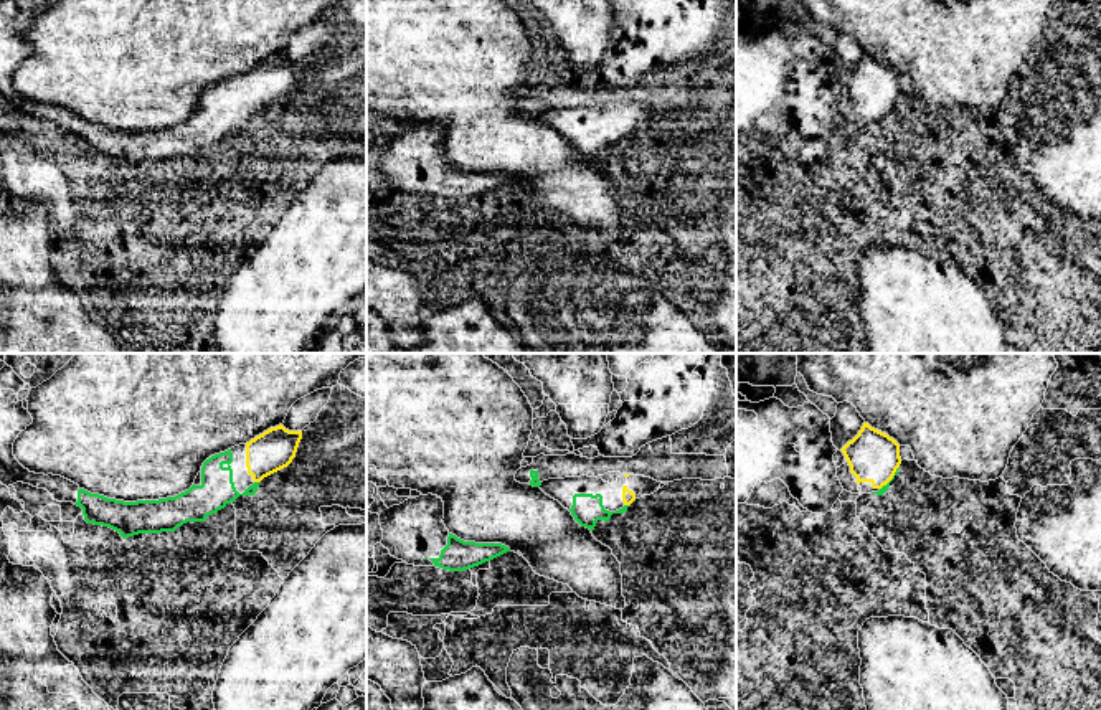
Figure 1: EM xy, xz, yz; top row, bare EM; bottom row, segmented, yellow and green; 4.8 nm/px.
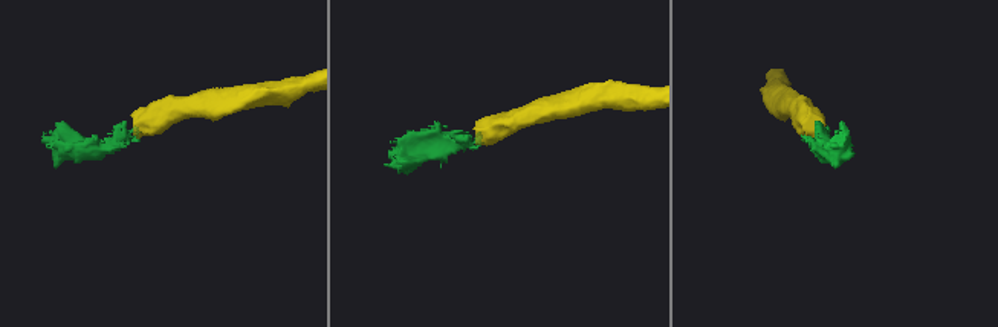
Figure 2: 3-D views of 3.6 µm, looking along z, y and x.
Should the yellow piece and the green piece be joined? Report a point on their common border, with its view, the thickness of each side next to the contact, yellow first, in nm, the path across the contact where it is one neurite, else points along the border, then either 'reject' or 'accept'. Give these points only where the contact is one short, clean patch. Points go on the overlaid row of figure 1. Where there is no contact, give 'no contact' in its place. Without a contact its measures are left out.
meets yellow in yz at (892, 478); 240 nm thick on the yellow side, 40 nm on the other; runs through yz (874, 456), (892, 478), (883, 489); accept

